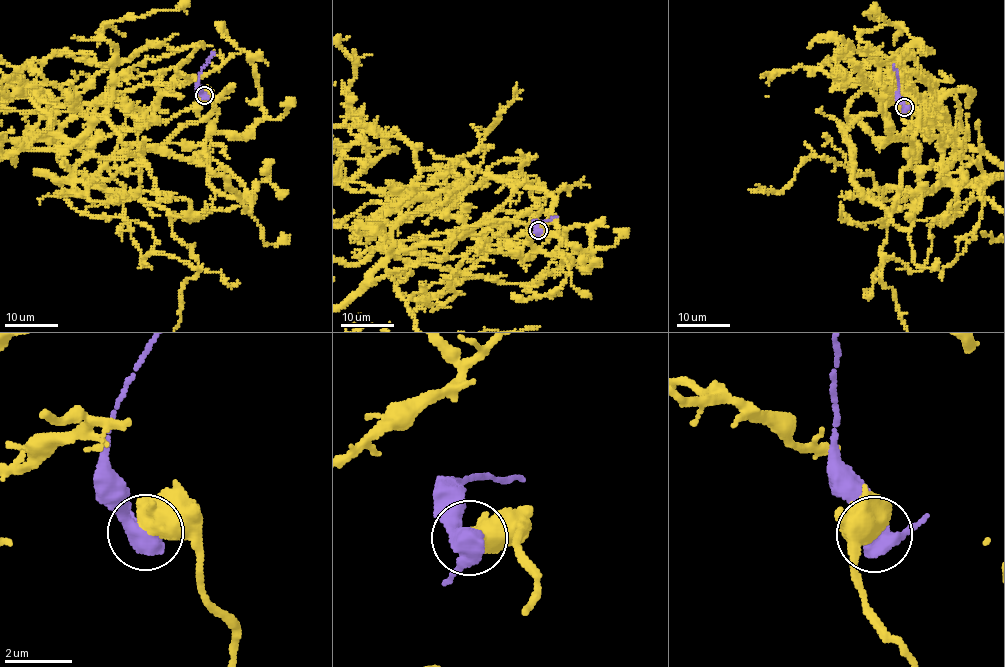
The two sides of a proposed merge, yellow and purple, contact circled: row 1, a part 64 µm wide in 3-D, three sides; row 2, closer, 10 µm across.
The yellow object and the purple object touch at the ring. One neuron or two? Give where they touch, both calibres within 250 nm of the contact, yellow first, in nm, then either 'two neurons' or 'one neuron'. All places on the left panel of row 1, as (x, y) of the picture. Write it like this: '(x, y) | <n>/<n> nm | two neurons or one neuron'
(204, 95) | 750/500 nm | two neurons

